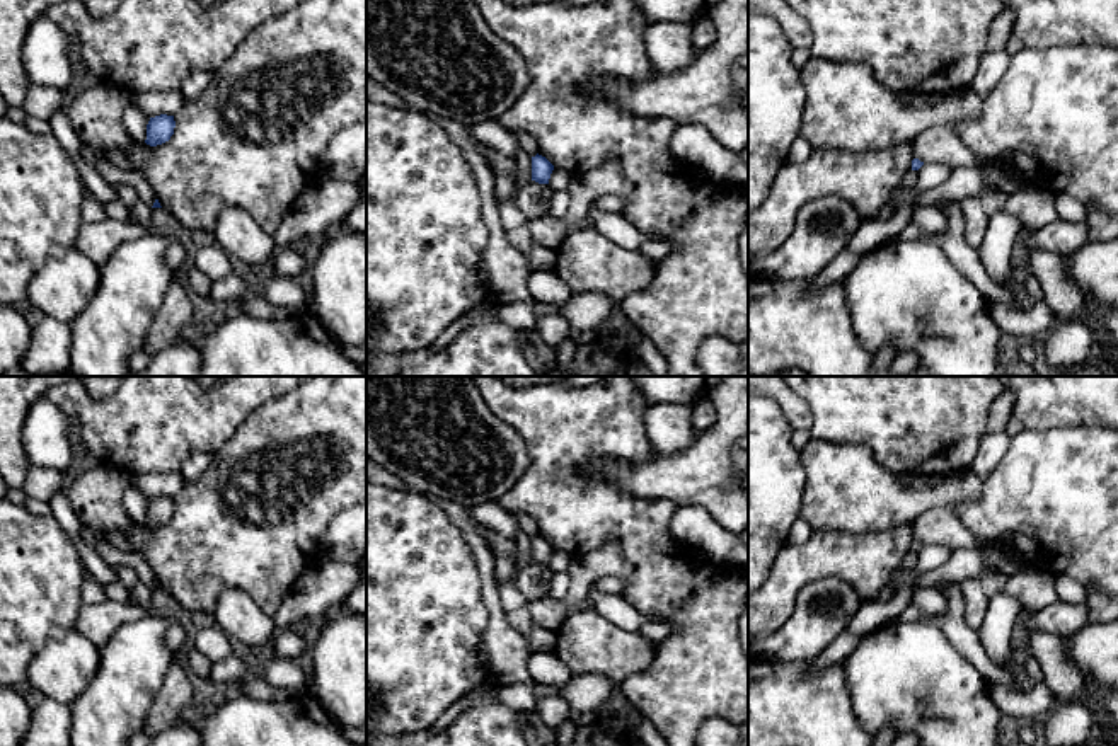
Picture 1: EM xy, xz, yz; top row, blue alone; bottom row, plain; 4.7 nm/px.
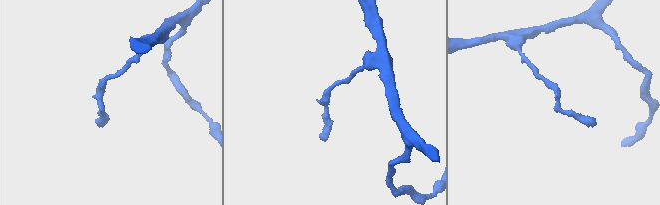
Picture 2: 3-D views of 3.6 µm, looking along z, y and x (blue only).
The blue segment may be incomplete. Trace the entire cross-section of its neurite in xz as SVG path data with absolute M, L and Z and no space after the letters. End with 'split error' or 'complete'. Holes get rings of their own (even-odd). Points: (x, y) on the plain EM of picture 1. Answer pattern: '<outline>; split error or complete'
M542 537L532 538L532 562L549 565L554 547Z; complete

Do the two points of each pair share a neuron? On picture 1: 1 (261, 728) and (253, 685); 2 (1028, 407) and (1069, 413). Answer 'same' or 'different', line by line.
1: different
2: same

